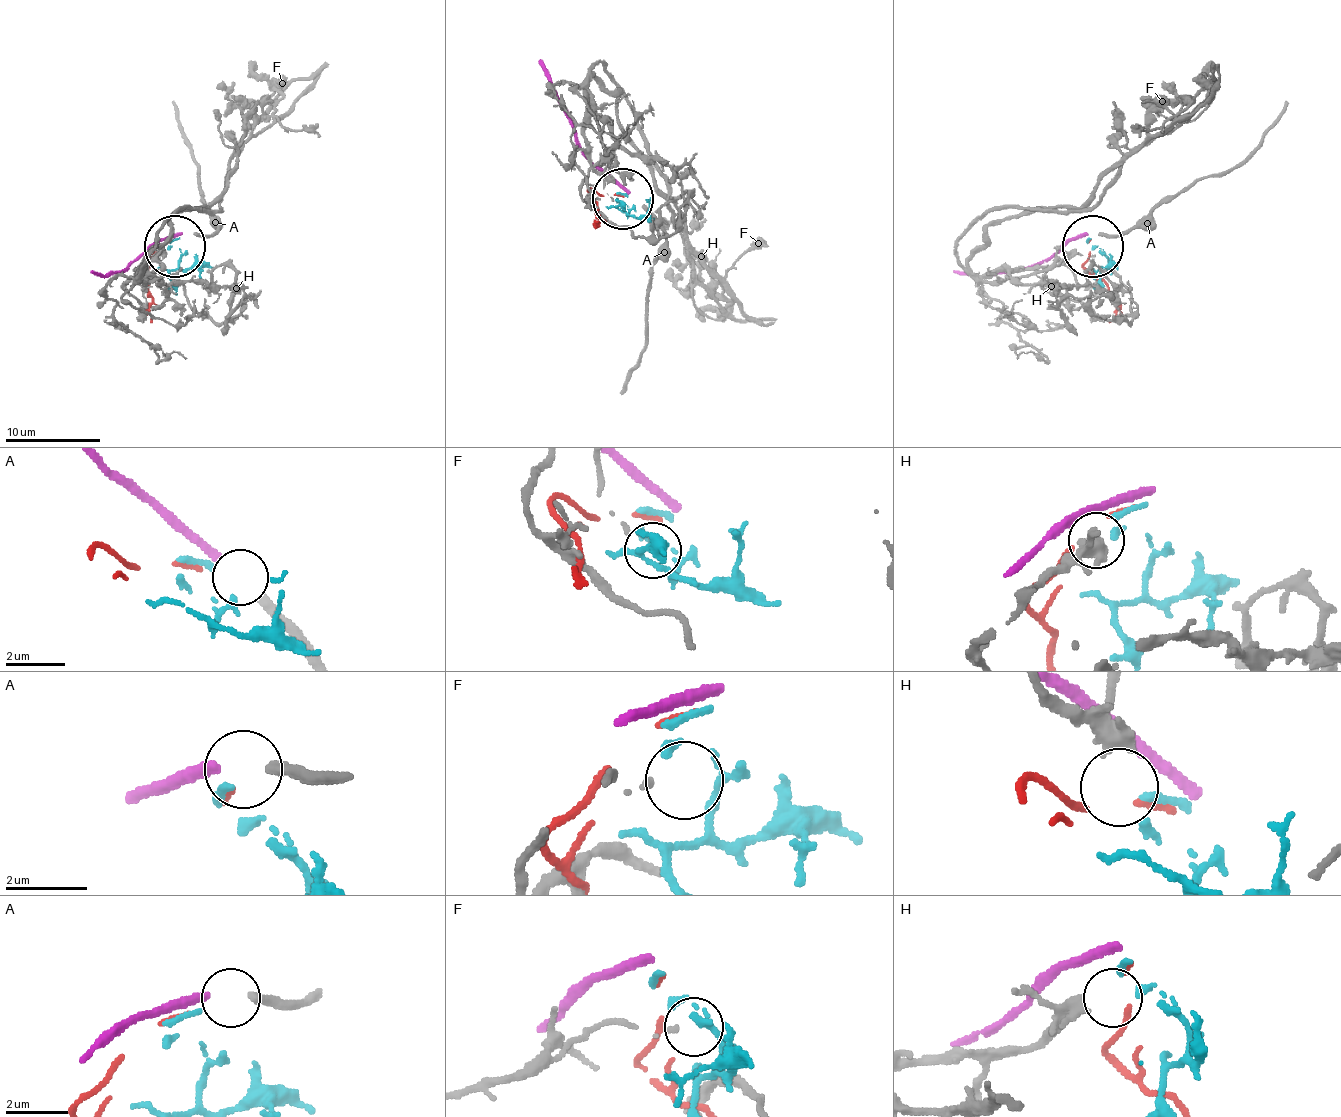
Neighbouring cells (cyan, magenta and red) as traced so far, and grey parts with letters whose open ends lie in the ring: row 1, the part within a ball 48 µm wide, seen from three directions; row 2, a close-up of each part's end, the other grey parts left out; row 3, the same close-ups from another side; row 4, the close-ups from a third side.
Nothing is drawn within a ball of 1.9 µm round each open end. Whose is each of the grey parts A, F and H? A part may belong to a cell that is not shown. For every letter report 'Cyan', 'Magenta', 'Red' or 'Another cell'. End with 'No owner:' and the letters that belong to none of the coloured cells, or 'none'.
A: Magenta
F: Another cell
H: Another cell
No owner: F, H

